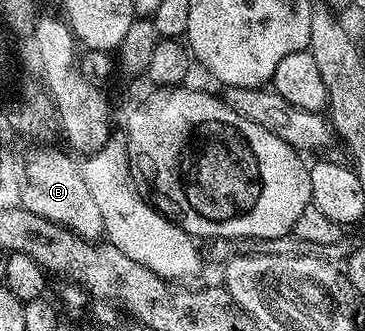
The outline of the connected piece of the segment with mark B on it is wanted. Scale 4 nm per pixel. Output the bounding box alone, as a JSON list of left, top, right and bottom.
[19,154,105,240]

